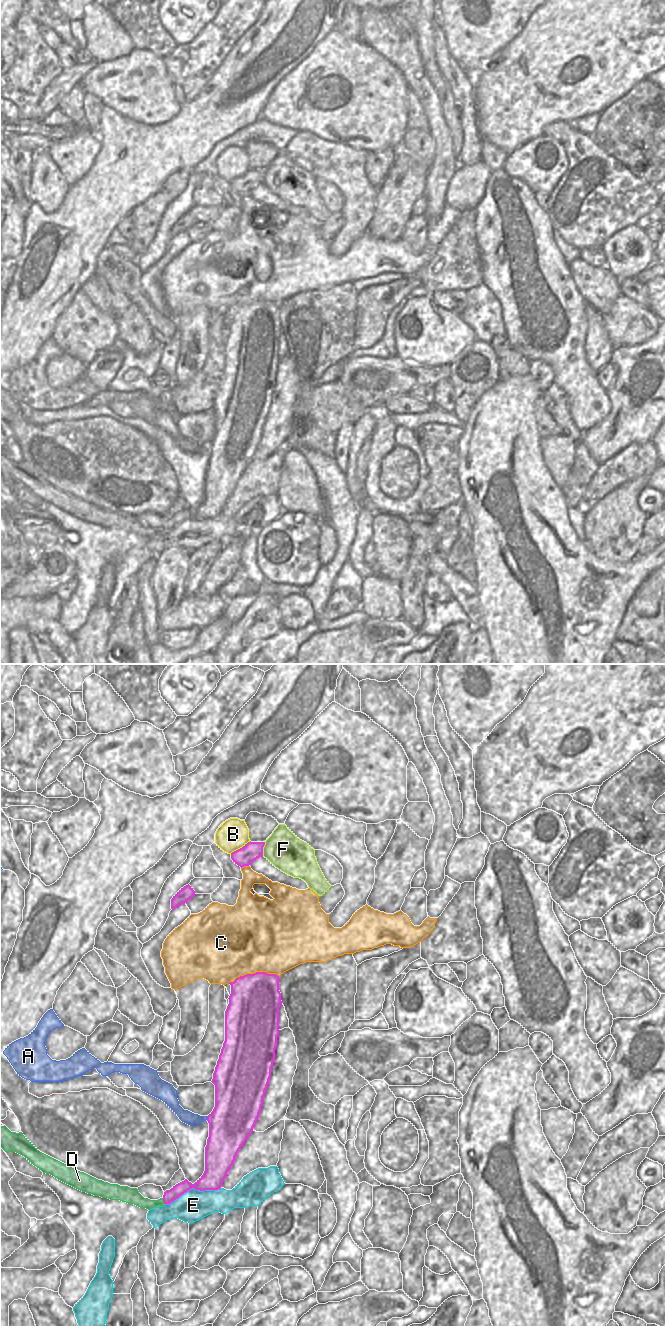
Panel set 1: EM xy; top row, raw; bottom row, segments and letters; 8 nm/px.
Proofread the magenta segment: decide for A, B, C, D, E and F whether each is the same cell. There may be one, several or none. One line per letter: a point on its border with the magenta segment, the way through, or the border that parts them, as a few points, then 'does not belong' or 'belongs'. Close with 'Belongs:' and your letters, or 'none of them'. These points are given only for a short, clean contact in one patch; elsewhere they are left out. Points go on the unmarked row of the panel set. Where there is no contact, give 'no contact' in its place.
A: contact xy (207, 446); border xy (206, 444), (207, 447); does not belong
B: contact xy (240, 176); does not belong
C: contact xy (252, 302); does not belong
D: contact xy (163, 528); border xy (162, 526), (165, 531); does not belong
E: contact xy (192, 515); does not belong
F: contact xy (262, 177); does not belong
Belongs: none of them

